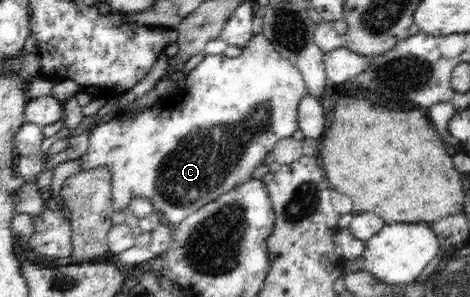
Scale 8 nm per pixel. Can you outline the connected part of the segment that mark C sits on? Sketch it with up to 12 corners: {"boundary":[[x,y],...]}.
{"boundary":[[262,33],[168,108],[92,128],[114,212],[179,225],[299,129],[304,77]]}

